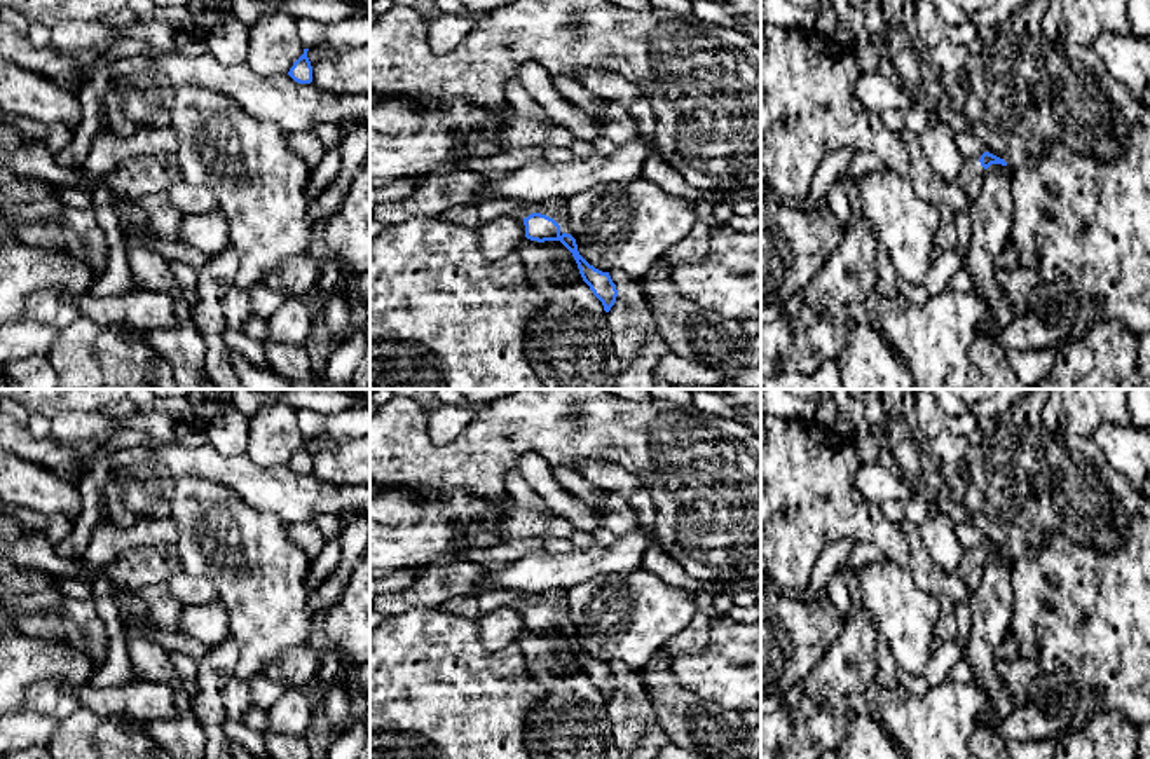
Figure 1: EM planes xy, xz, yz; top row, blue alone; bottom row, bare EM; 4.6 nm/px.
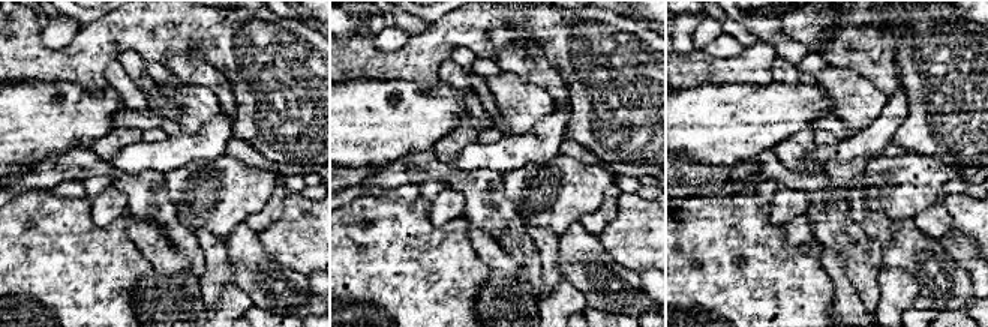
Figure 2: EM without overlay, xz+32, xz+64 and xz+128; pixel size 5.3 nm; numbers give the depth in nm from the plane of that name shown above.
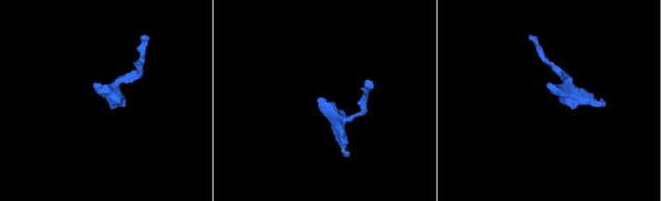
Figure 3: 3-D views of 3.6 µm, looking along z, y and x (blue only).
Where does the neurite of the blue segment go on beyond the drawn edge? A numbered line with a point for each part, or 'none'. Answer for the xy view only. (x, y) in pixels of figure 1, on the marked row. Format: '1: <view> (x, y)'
none

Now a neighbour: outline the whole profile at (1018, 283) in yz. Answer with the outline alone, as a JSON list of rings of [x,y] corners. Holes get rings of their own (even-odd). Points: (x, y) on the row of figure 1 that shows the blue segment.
[[[1017,265],[1016,269],[1000,269],[996,279],[1009,297],[1010,305],[1023,316],[1028,307],[1028,297],[1040,281],[1038,272],[1031,267]]]

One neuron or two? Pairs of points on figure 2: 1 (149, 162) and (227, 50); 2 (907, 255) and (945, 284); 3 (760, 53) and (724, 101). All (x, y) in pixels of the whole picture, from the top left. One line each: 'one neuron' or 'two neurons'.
1: two neurons
2: one neuron
3: two neurons

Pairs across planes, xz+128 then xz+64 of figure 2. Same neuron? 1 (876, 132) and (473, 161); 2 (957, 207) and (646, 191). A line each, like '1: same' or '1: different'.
1: same
2: different

